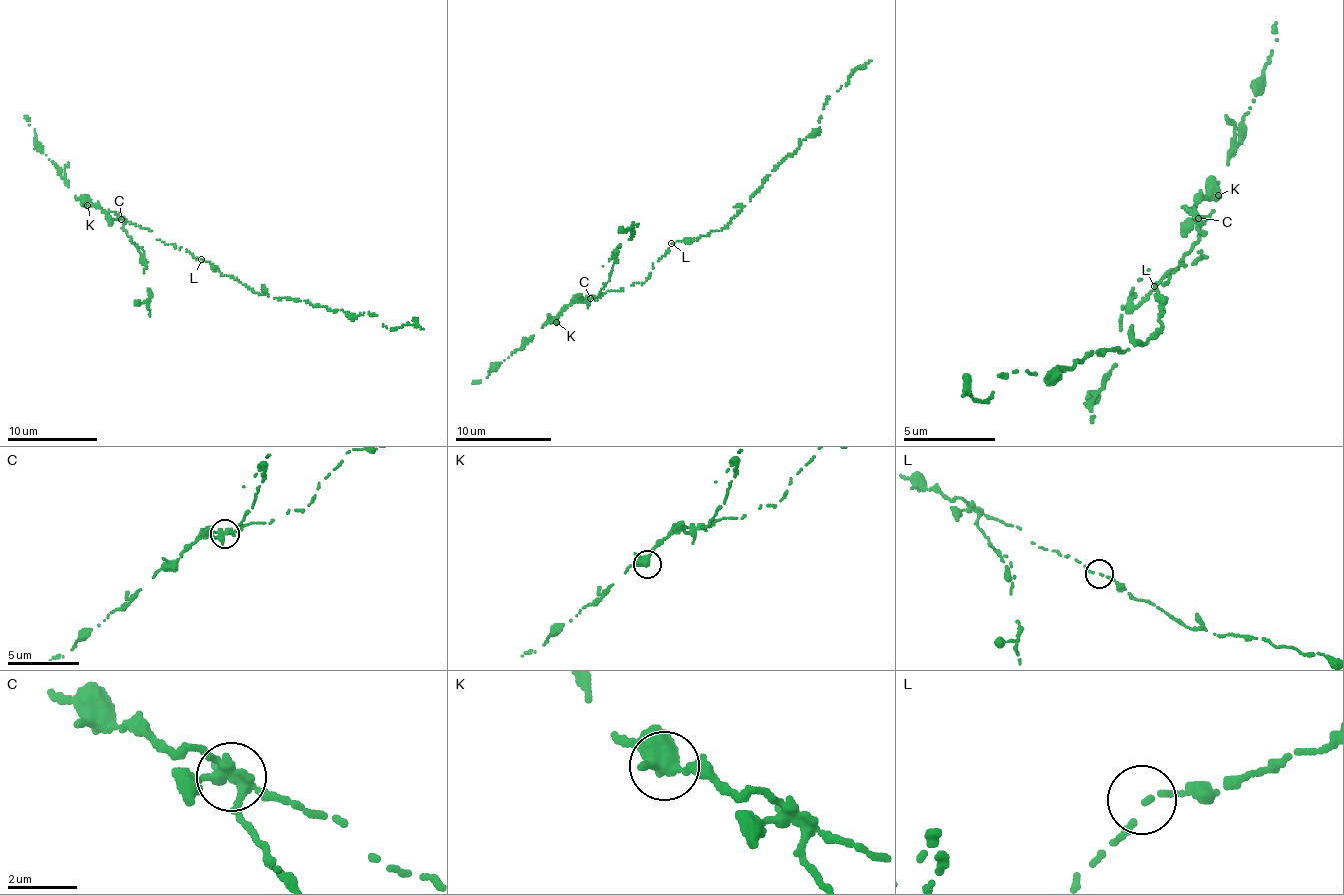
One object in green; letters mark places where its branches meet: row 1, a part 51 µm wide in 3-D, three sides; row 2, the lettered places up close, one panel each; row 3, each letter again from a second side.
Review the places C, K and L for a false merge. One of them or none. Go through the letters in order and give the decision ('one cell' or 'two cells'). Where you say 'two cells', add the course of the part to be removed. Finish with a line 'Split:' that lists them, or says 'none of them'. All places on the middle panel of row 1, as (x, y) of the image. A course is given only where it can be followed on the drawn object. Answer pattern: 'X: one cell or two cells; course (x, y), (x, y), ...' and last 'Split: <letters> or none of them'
C: two cells; course (590, 298), (596, 296), (609, 281), (619, 247), (630, 239), (632, 227), (638, 224)
K: one cell
L: one cell
Split: C

